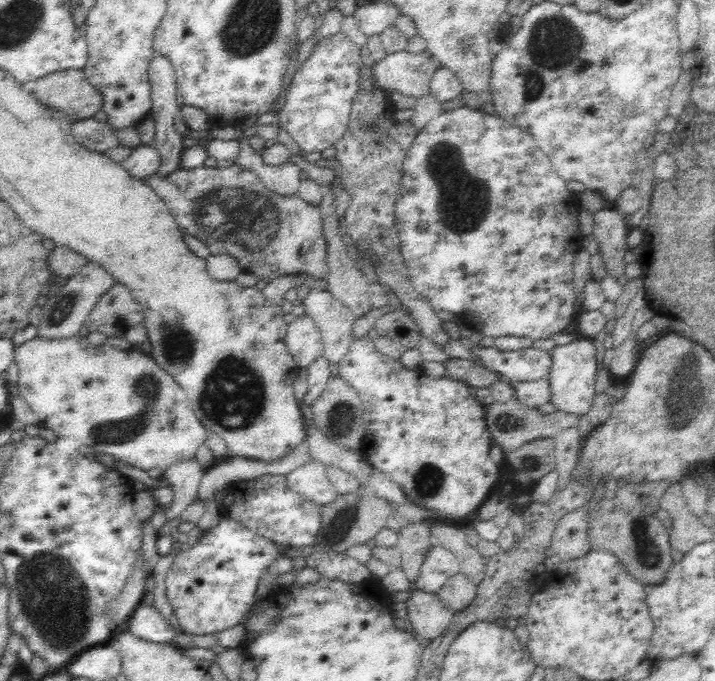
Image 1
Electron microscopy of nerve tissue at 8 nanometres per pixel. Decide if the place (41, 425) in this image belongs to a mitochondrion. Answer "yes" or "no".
no

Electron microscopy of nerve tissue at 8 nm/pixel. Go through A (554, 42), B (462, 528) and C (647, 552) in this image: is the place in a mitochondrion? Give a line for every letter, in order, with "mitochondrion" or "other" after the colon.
A: mitochondrion
B: other
C: mitochondrion

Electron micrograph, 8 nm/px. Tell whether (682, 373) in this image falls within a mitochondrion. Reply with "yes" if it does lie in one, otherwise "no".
yes

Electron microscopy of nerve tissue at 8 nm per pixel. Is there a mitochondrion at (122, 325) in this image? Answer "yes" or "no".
yes

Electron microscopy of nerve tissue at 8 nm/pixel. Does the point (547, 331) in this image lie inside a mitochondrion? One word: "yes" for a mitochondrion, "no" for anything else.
no

